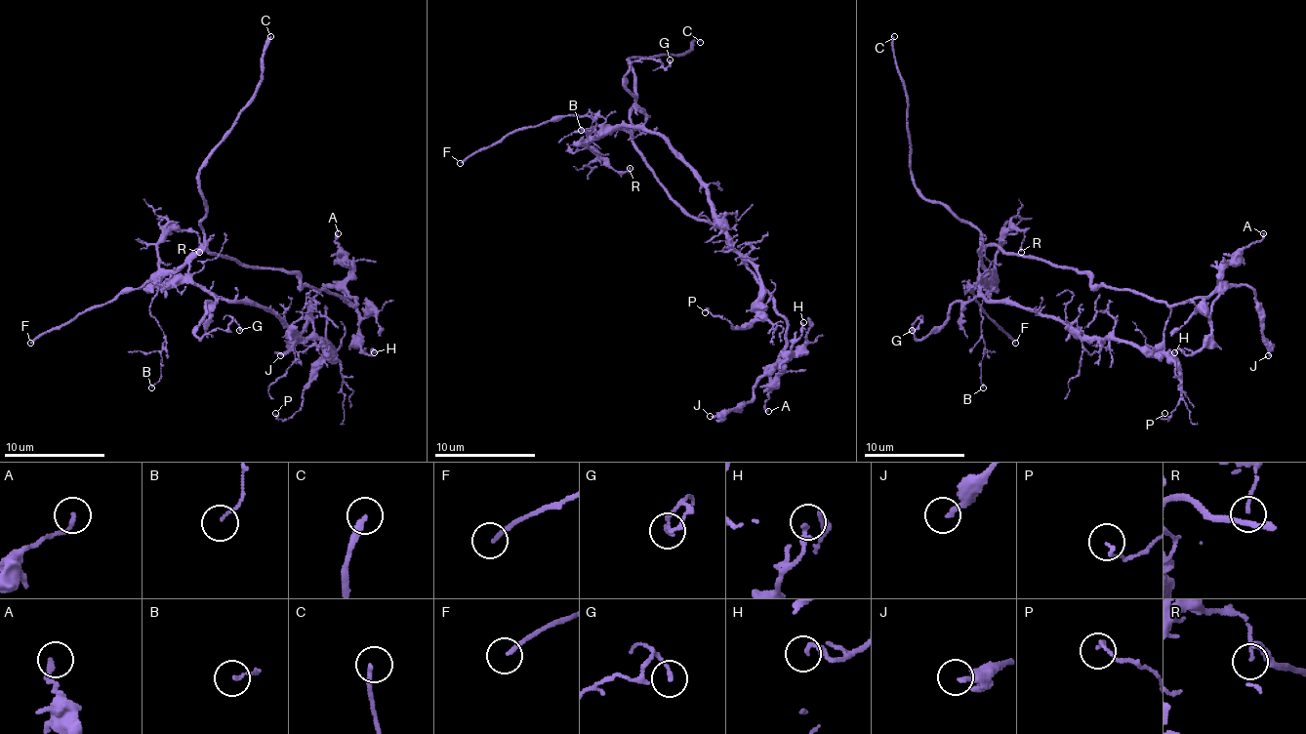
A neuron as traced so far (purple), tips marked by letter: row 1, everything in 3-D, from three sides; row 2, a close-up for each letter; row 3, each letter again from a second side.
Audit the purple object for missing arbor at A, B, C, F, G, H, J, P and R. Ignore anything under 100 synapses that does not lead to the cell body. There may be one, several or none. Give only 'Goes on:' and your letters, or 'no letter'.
Goes on: C

